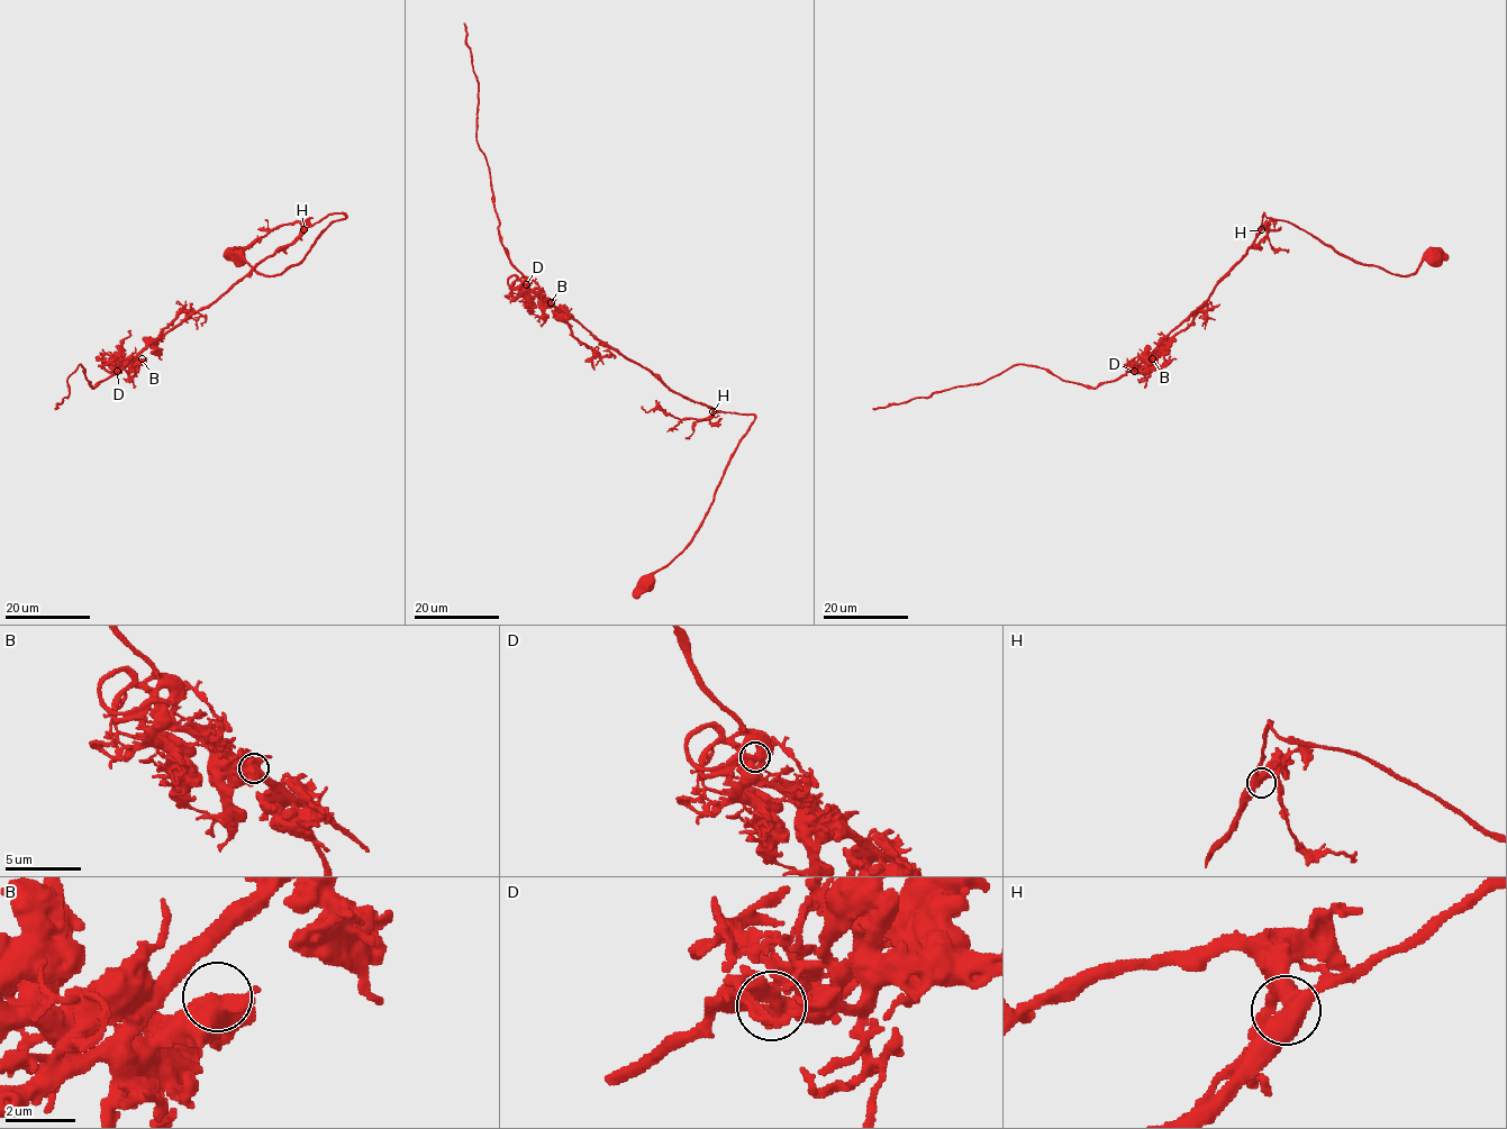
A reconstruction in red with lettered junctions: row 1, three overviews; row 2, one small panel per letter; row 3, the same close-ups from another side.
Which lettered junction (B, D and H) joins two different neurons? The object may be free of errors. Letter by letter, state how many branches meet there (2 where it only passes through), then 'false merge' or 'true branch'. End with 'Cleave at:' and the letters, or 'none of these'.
B: 3 | true branch
D: 3 | true branch
H: 3 | true branch
Cleave at: none of these

